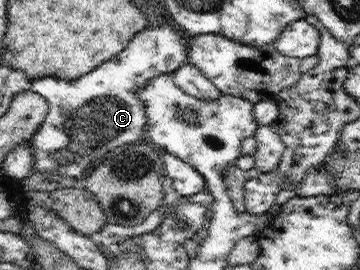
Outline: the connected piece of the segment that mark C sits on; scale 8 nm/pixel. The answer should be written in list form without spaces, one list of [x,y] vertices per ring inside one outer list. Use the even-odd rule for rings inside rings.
[[[167,20],[163,25],[149,26],[139,31],[117,56],[106,60],[85,76],[75,80],[46,76],[32,81],[32,89],[47,99],[49,107],[45,120],[30,142],[35,156],[34,172],[57,171],[62,176],[75,177],[81,181],[90,169],[105,161],[109,155],[127,144],[142,140],[147,133],[147,115],[143,102],[138,98],[139,89],[149,79],[161,73],[173,73],[185,63],[189,56],[190,41],[191,38],[180,27]]]

